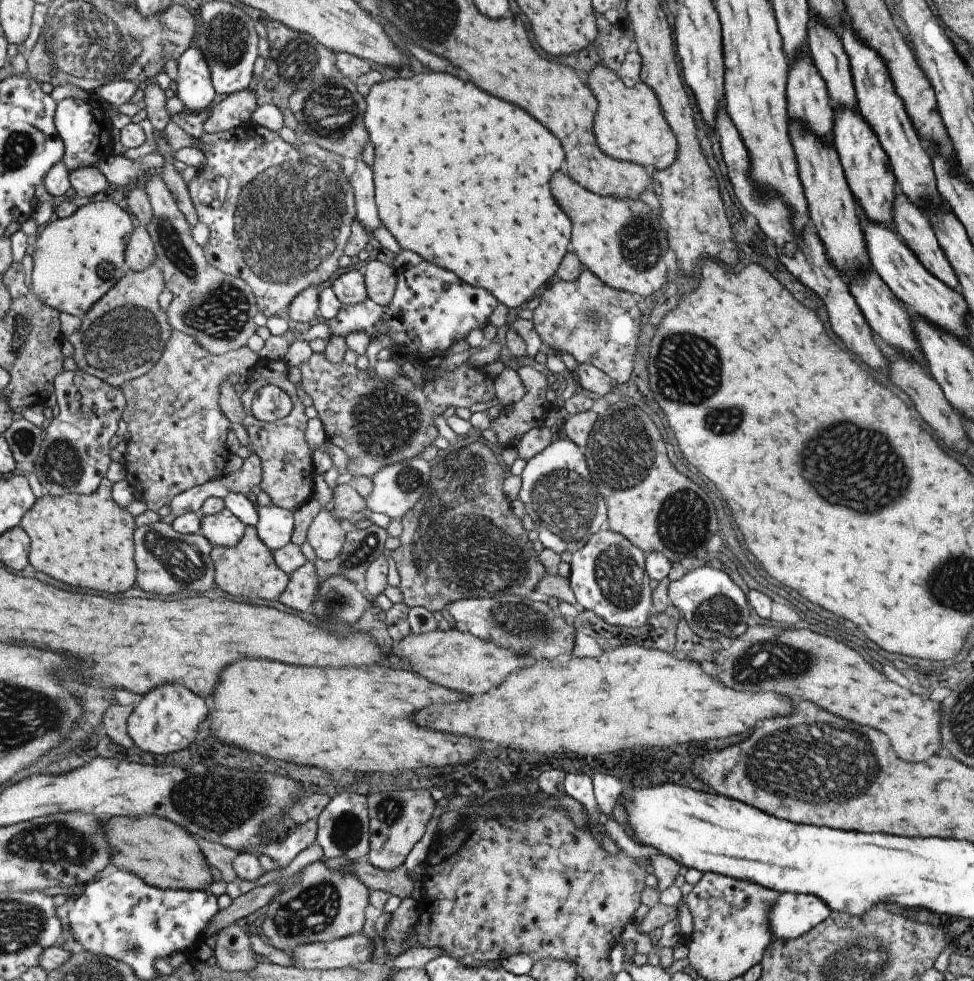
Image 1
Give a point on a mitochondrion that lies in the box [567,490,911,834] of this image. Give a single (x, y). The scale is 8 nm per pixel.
(831, 760)

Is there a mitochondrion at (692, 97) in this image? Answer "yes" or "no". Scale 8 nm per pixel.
no

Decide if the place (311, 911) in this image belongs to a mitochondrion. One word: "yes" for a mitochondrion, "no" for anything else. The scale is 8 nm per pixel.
yes

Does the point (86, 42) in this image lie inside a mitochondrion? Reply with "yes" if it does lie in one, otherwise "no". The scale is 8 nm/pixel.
yes

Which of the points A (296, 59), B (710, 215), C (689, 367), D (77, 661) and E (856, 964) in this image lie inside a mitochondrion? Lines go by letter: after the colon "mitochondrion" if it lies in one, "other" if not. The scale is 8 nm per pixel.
A: mitochondrion
B: other
C: mitochondrion
D: other
E: mitochondrion

